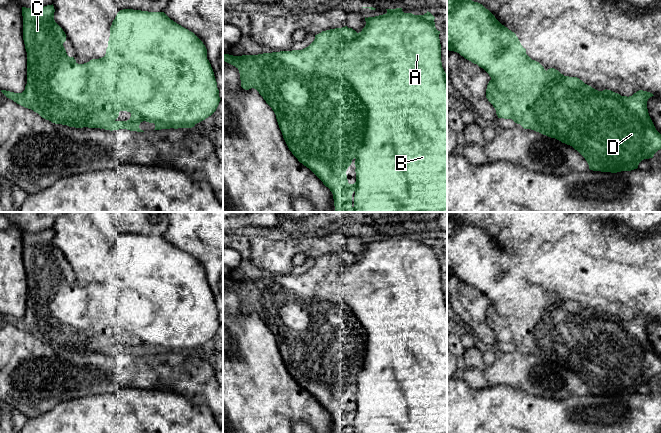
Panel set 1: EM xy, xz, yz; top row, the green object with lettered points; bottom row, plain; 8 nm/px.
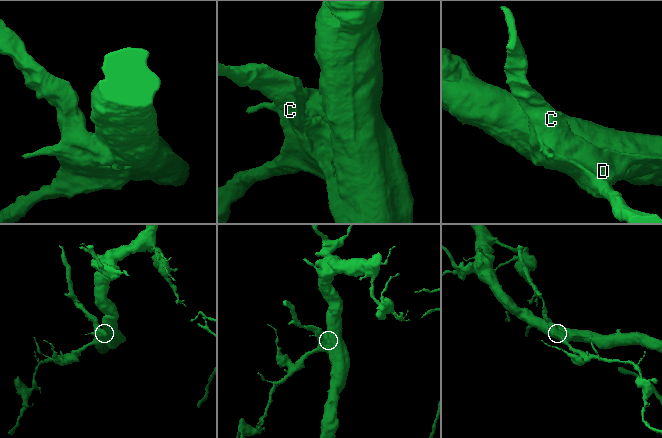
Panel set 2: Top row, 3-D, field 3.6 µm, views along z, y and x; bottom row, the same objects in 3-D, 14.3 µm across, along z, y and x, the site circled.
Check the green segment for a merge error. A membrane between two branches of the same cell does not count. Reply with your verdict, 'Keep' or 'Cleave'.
Cleave

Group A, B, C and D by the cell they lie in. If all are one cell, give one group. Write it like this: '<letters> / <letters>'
A B / C D

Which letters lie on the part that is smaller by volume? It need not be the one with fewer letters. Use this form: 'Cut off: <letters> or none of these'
Cut off: C, D

